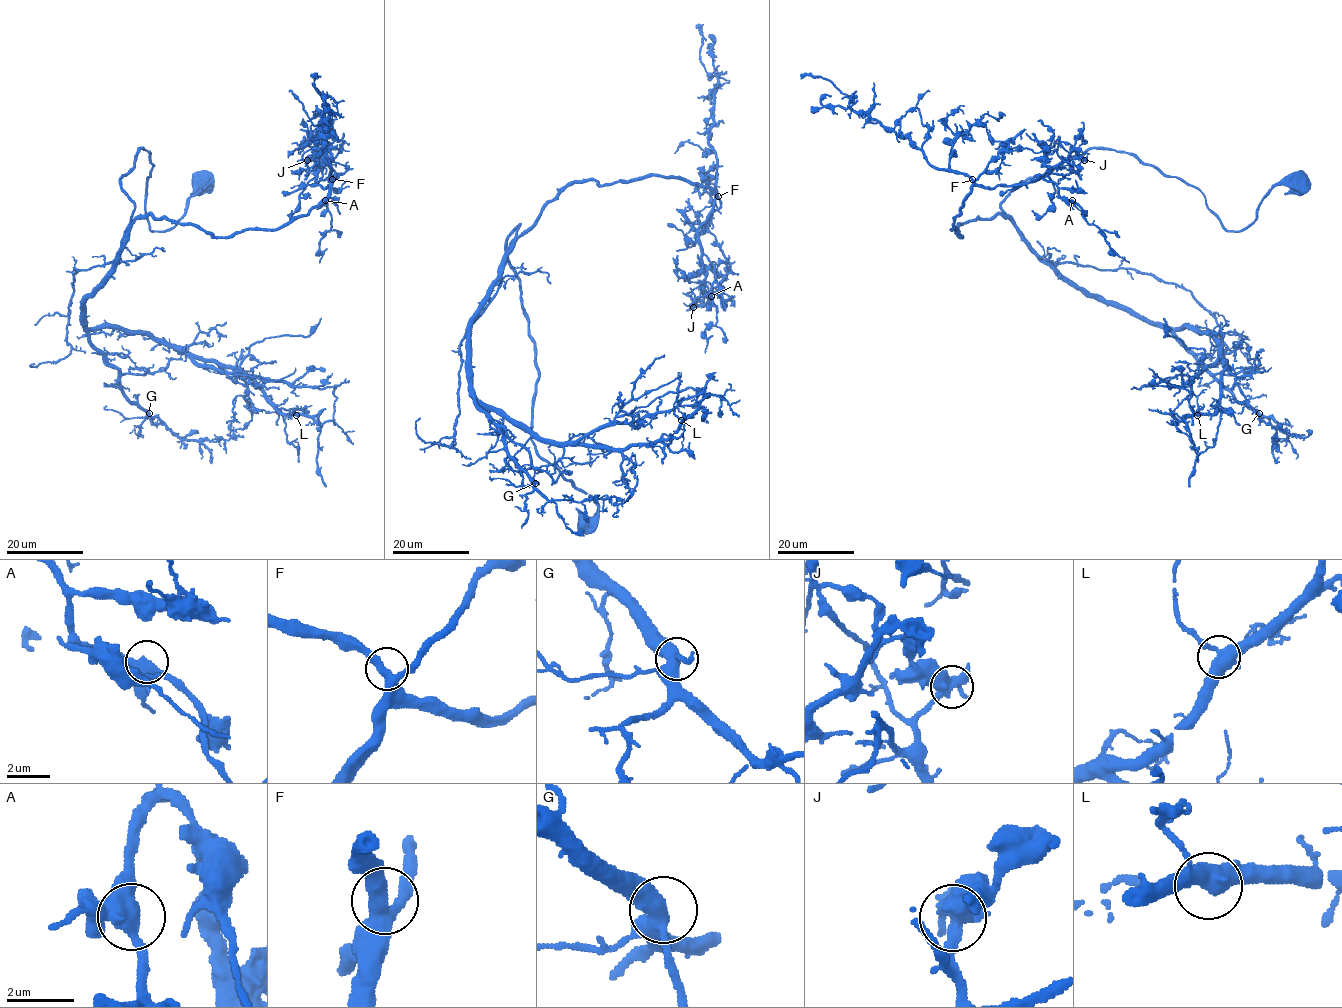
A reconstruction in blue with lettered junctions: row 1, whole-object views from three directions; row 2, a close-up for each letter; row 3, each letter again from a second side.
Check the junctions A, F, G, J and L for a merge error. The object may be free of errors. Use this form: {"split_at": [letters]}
{"split_at": ["J"]}

